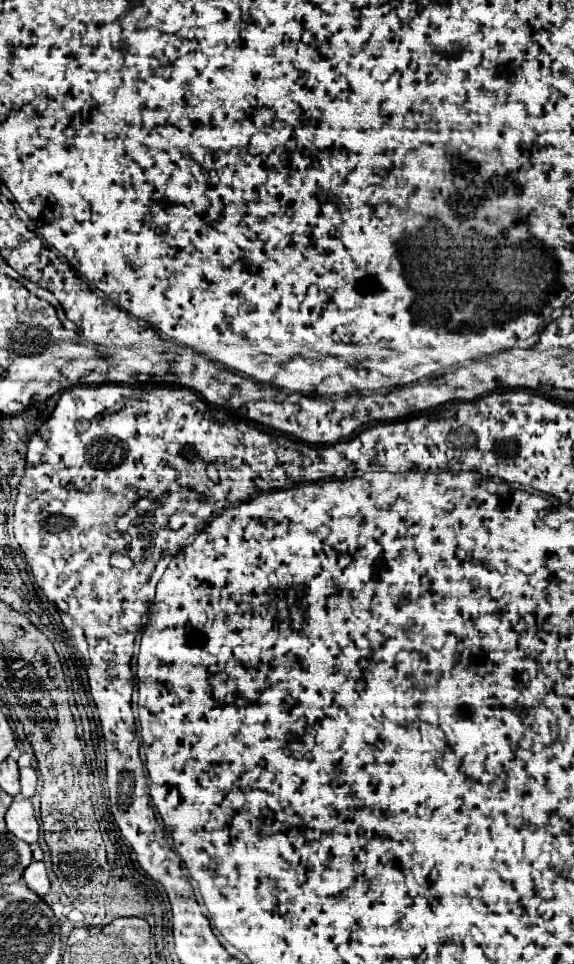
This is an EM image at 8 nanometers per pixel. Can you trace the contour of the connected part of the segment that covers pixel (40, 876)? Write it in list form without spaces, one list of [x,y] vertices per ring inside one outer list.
[[[33,861],[25,871],[23,871],[23,879],[27,883],[27,887],[31,891],[35,891],[37,895],[45,895],[51,889],[51,881],[45,869],[43,861]]]

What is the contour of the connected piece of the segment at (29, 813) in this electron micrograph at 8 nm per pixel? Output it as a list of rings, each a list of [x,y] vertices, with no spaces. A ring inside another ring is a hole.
[[[15,799],[5,813],[5,823],[7,823],[7,829],[17,839],[23,839],[29,845],[37,843],[39,825],[35,821],[35,813],[29,799]]]

